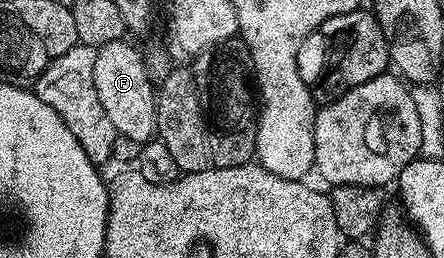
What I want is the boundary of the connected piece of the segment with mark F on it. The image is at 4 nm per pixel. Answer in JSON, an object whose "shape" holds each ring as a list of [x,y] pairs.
{"shape":[[[128,40],[111,42],[96,50],[92,75],[94,88],[98,88],[98,100],[102,100],[102,109],[106,111],[106,116],[110,116],[110,124],[114,124],[117,135],[121,139],[129,138],[135,144],[153,141],[156,134],[157,93],[145,55],[139,54]]]}

